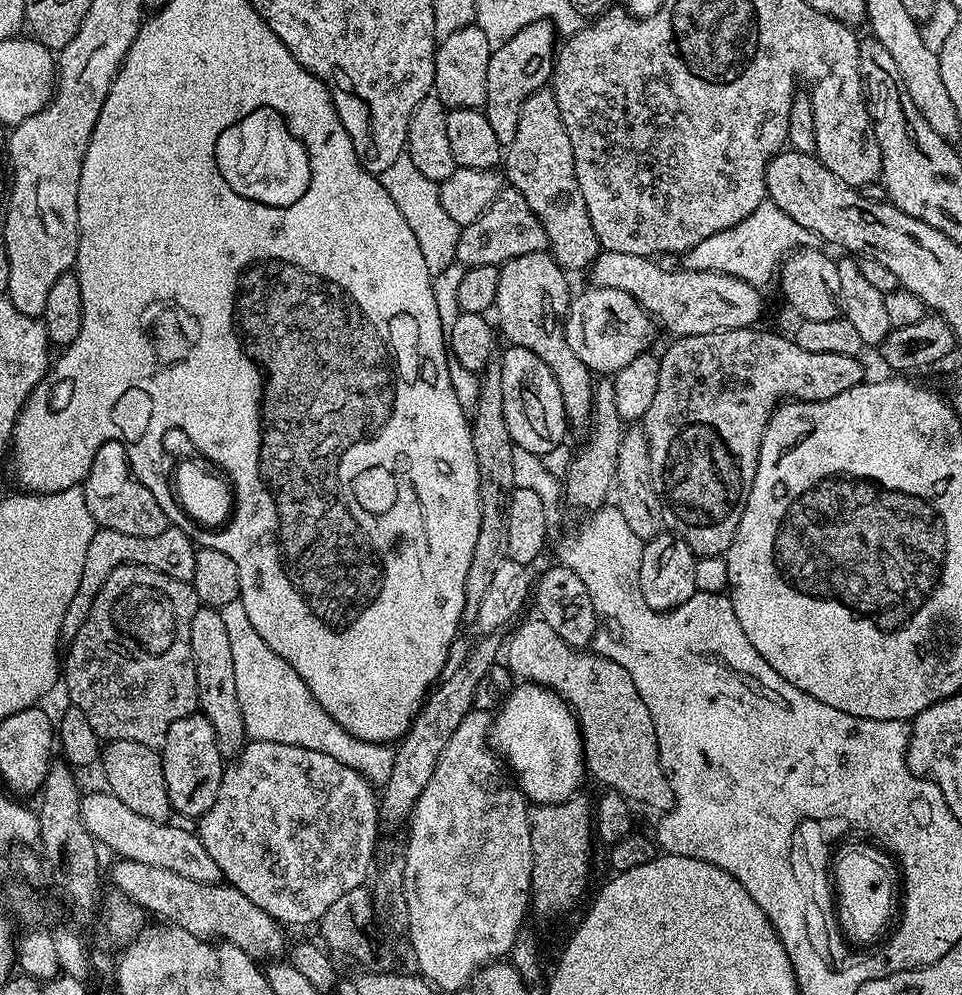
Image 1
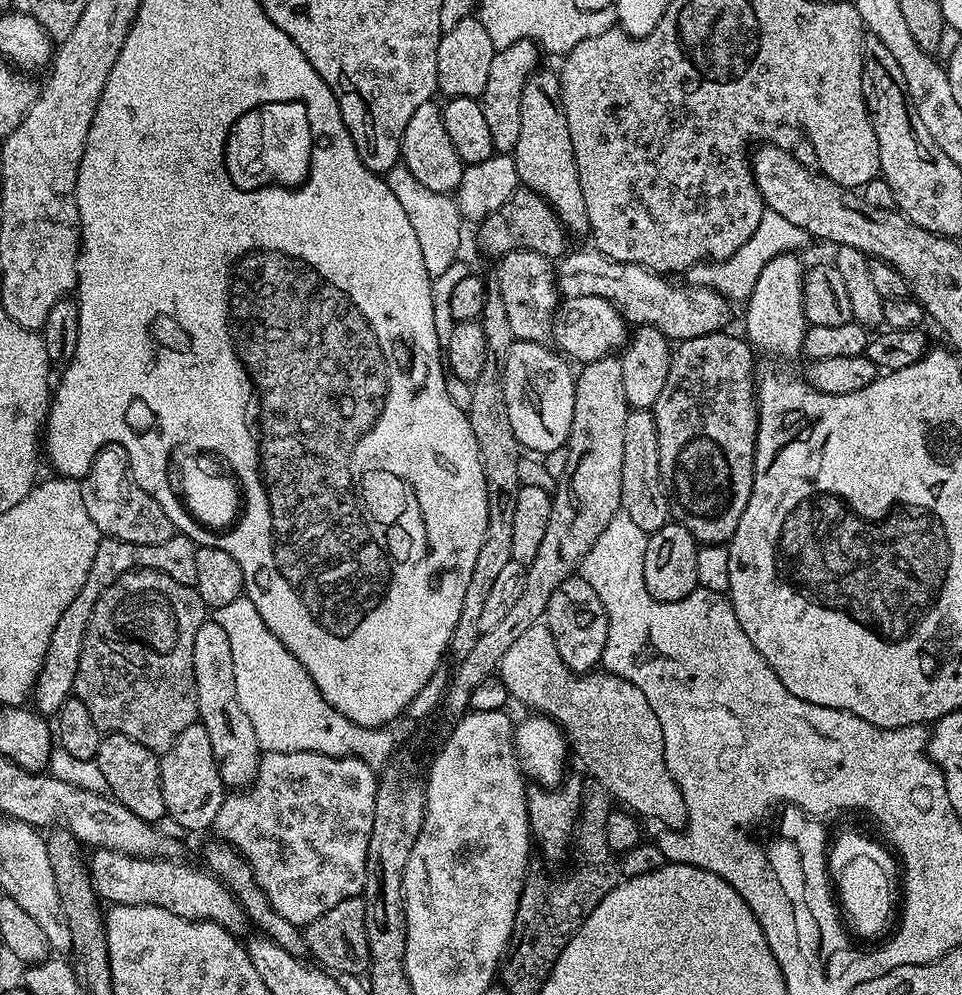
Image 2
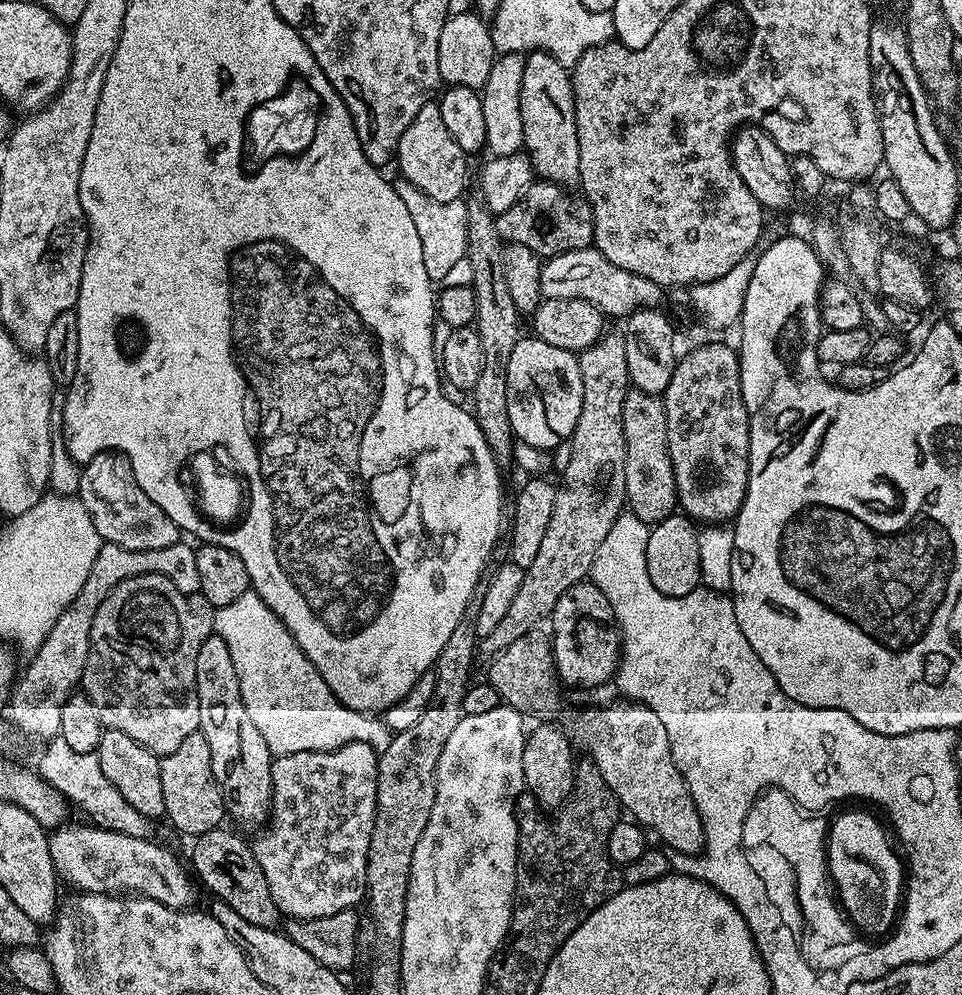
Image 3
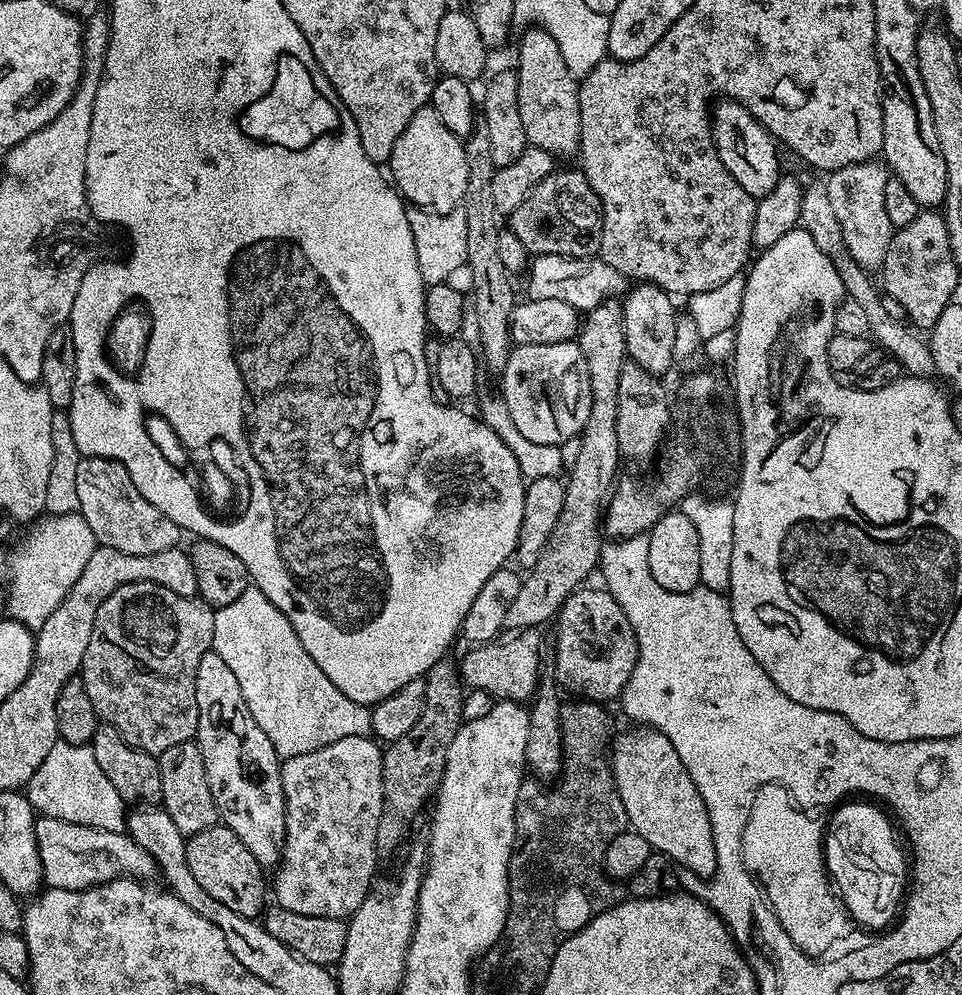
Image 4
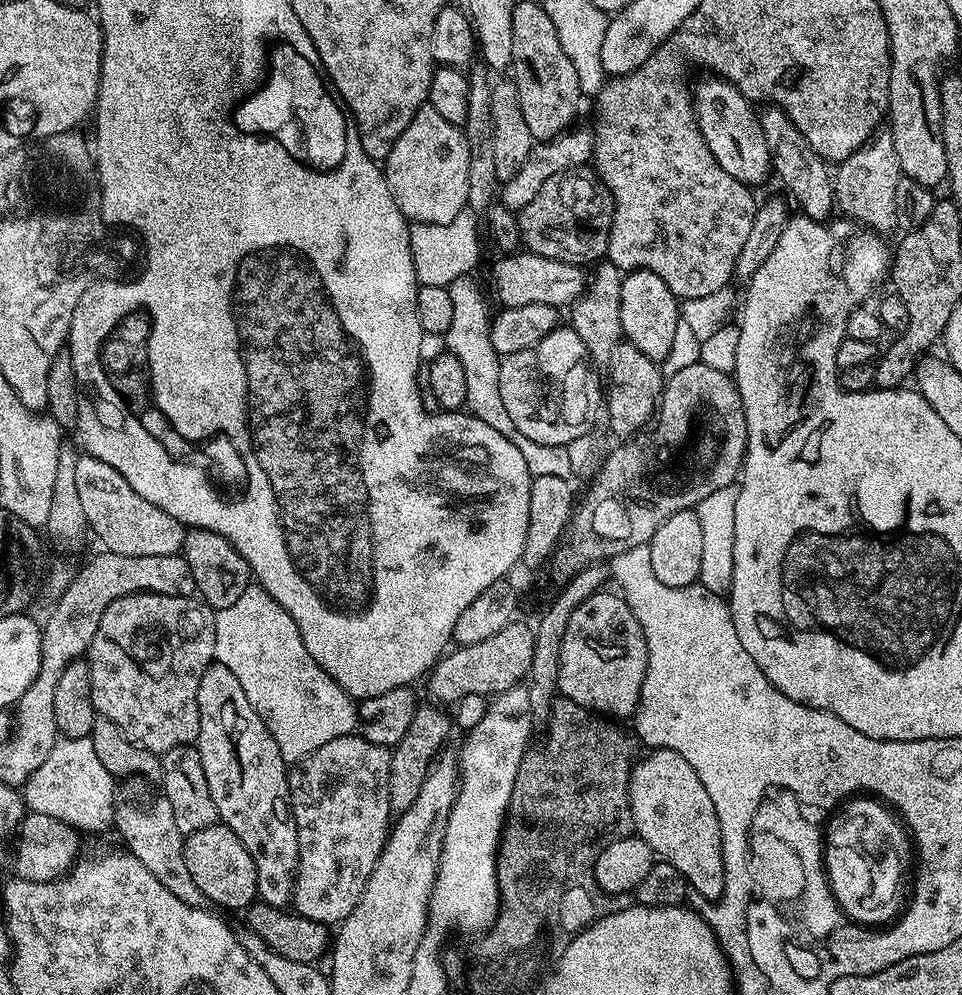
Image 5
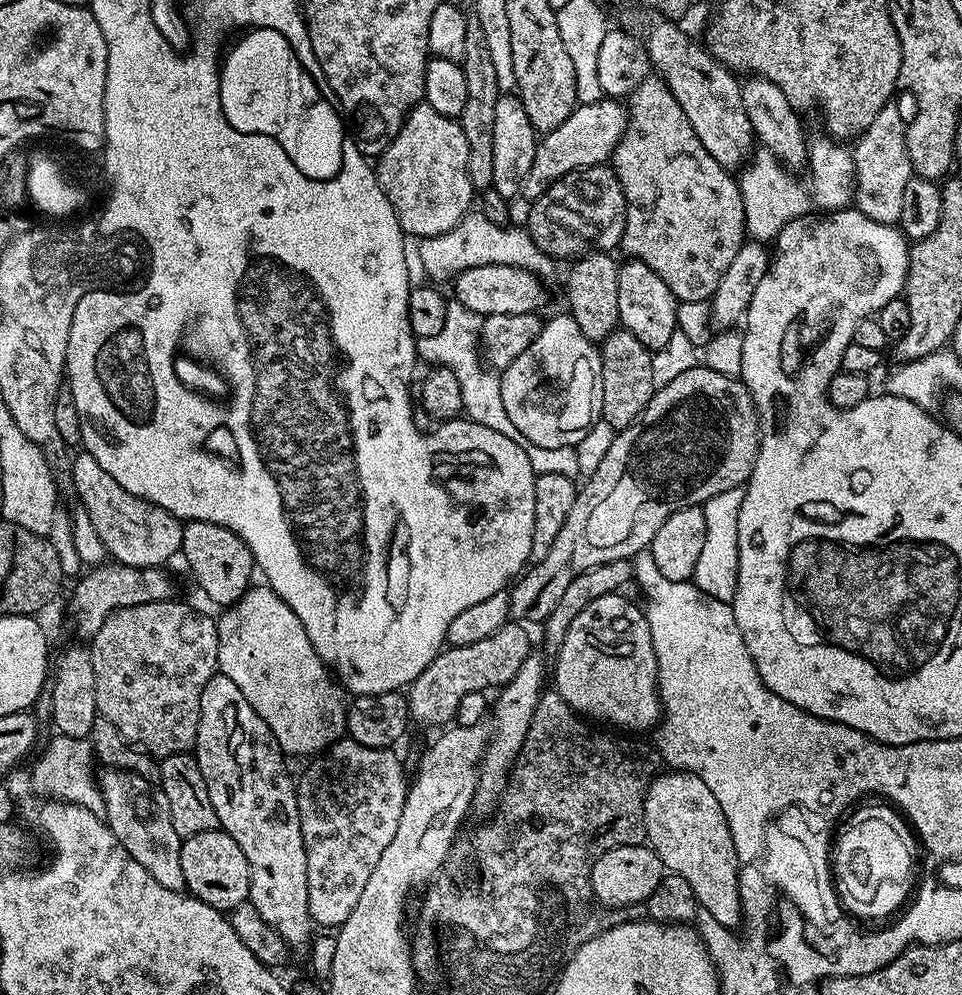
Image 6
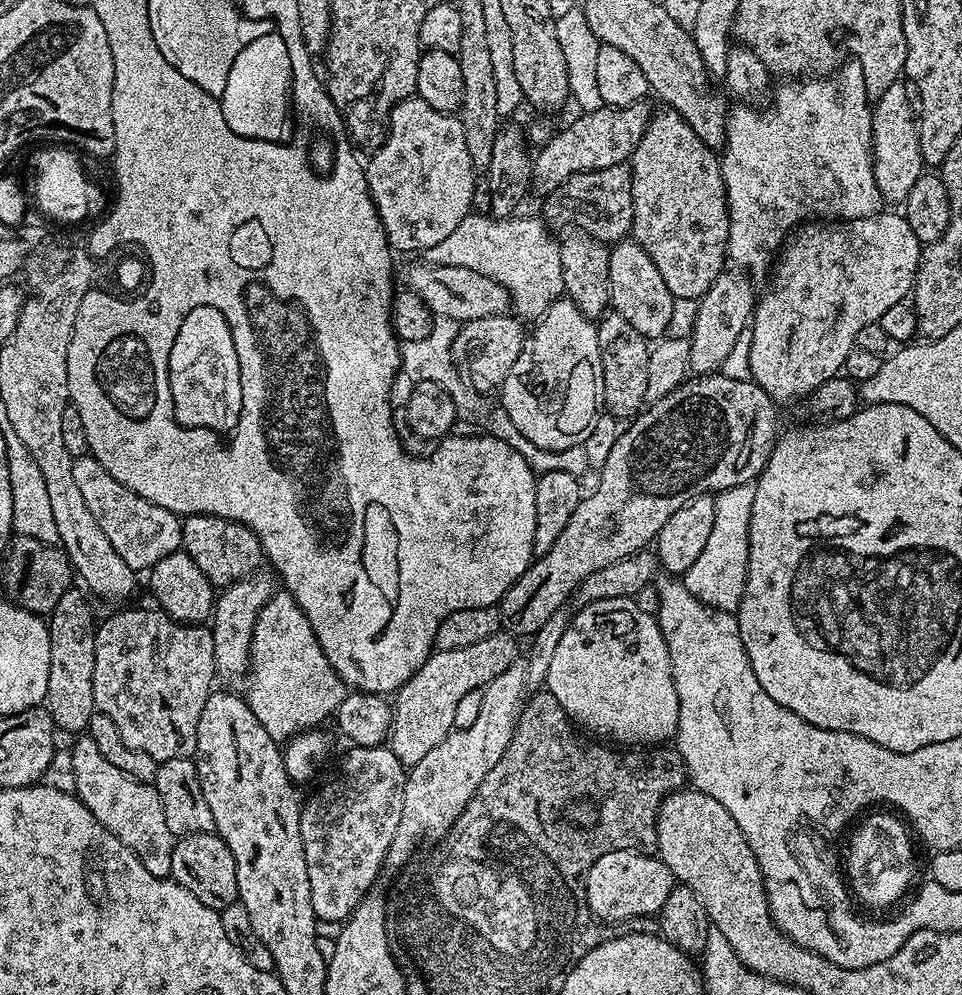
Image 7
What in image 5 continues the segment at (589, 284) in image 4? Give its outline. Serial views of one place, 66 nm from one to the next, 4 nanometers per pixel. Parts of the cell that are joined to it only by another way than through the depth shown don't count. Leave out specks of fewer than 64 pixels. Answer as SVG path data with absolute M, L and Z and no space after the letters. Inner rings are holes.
M527 250L501 255L501 260L492 268L492 280L496 283L496 296L503 307L551 304L571 306L584 292L586 272L579 264L567 264L561 260L542 258Z

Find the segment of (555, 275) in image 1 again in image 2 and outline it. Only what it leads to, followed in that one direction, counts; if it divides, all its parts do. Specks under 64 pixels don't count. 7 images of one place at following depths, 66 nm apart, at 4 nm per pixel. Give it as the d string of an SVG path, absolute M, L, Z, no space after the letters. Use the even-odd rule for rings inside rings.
M511 251L498 261L496 270L496 290L505 303L506 318L510 321L510 330L513 337L526 342L538 342L547 345L552 340L552 322L556 319L556 310L559 307L560 295L556 287L555 269L549 257L534 254L532 251Z

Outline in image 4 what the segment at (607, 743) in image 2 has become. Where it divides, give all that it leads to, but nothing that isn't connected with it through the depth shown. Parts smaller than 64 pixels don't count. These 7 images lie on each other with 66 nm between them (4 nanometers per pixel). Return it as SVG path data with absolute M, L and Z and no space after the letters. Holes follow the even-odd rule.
M525 628L515 634L491 640L489 644L469 647L464 661L461 659L458 664L461 681L469 689L486 690L497 701L531 701L532 697L536 695L536 683L540 681L542 667L540 634L537 629ZM651 726L633 728L636 728L633 732L624 732L621 736L619 733L610 744L614 782L618 786L622 806L626 806L631 831L642 834L642 838L646 838L650 847L659 855L668 857L673 865L684 864L682 866L684 872L715 873L716 839L710 826L710 814L706 810L706 802L702 802L702 794L698 794L698 786L694 786L694 778L690 778L686 766L682 766L682 758L678 758L678 750L670 746L670 738L666 738L666 734Z

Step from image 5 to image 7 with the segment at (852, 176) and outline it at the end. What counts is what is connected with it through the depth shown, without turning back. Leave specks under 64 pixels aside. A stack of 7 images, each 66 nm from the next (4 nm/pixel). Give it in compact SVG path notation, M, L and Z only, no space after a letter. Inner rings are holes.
M897 82L886 90L886 94L878 97L872 109L872 169L874 170L876 191L885 201L902 202L910 194L910 186L914 186L914 182L918 182L918 178L925 175L926 172L926 165L918 142L918 120L914 115L913 101L912 104L908 101L908 92L910 96L910 88L907 83Z

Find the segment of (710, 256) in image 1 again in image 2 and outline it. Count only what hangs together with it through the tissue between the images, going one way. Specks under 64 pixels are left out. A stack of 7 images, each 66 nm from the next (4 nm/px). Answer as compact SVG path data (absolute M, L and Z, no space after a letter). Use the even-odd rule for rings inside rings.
M765 209L758 217L754 234L735 251L734 254L721 261L704 261L695 264L684 273L685 283L691 287L712 288L716 292L727 296L731 301L747 301L748 296L753 292L754 285L761 277L762 270L765 269L766 262L770 262L774 257L778 257L783 252L798 252L807 243L811 243L812 238L808 232L801 227L795 226L786 218L772 209Z

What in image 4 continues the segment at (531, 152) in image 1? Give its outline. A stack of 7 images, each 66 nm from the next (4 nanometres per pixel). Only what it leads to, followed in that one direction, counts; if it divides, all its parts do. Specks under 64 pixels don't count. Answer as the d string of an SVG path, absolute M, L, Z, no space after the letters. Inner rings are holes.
M533 26L523 34L525 36L520 40L520 65L515 65L514 71L518 78L518 111L528 143L531 147L546 150L553 158L575 157L580 146L580 86L577 77L567 69L558 44L547 29Z

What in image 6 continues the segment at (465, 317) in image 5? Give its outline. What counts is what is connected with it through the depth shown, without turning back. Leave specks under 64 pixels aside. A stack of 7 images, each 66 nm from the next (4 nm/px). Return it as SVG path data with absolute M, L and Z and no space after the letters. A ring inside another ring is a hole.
M459 302L449 303L446 310L446 322L438 334L430 334L430 338L419 338L416 351L421 361L429 360L429 365L449 368L458 378L458 386L462 386L463 415L469 420L478 422L478 426L490 426L490 430L498 430L498 434L506 434L522 450L526 450L526 458L530 458L530 466L537 476L542 474L562 474L562 478L576 480L580 476L578 454L575 448L539 448L530 442L530 438L522 438L521 432L510 422L510 414L506 414L506 406L502 402L500 376L487 367L480 354L480 325L482 317L474 310L462 306Z

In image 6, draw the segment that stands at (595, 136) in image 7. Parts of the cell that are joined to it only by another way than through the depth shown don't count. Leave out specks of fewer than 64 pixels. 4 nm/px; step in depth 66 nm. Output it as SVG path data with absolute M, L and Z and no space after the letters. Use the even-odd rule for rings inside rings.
M603 98L589 104L577 103L576 109L554 130L539 137L534 163L522 189L523 199L531 202L549 188L554 181L573 175L596 164L604 164L611 157L628 125L628 109L619 99Z

